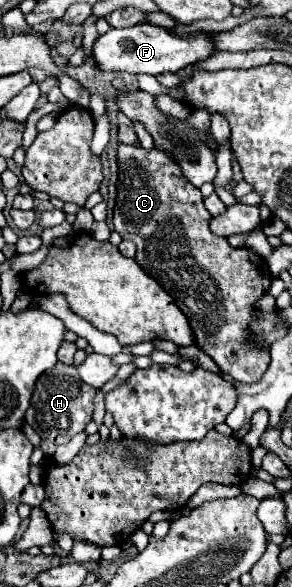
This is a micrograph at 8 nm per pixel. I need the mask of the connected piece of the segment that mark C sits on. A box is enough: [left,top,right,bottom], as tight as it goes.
[114,144,272,384]

